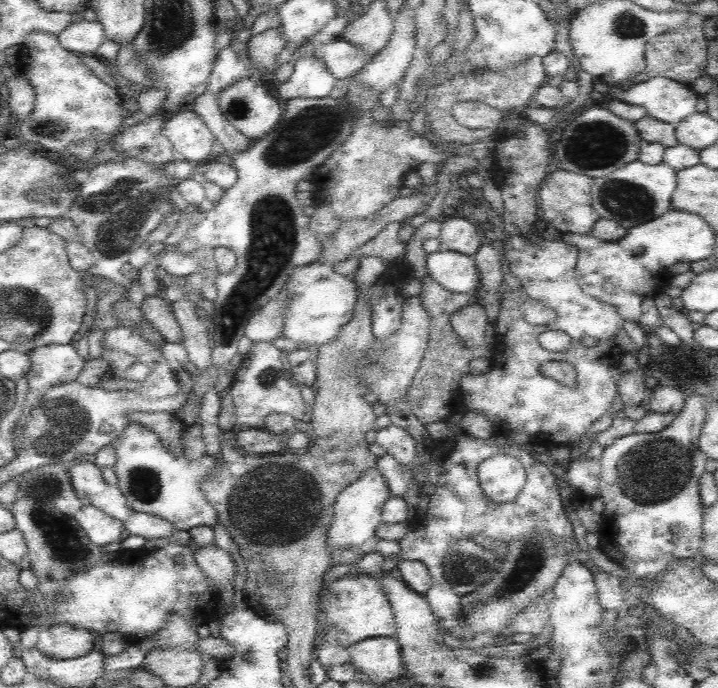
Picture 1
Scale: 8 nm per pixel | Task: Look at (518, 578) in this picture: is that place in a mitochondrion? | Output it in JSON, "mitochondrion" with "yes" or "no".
{"mitochondrion":"yes"}

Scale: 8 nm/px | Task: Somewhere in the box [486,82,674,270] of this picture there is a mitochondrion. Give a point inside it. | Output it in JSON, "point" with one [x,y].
{"point":[600,145]}

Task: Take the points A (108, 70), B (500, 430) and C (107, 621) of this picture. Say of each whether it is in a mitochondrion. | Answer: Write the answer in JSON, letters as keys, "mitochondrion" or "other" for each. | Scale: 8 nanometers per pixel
{"A":"other","B":"other","C":"other"}

